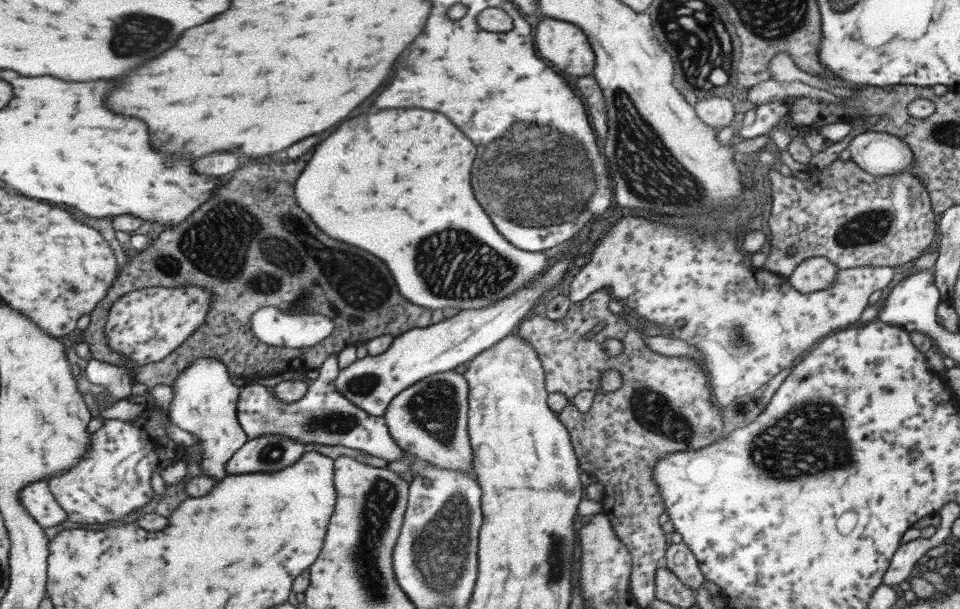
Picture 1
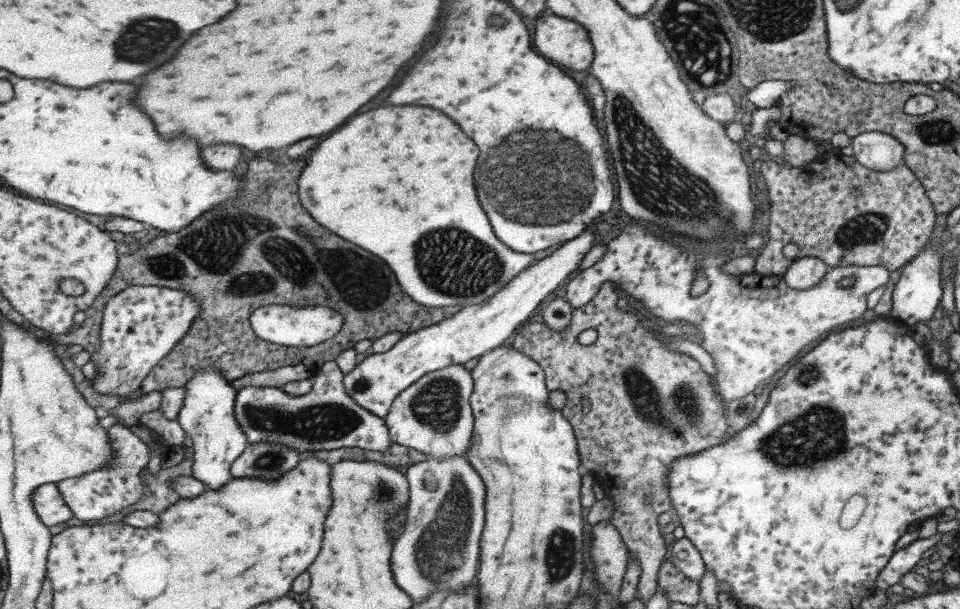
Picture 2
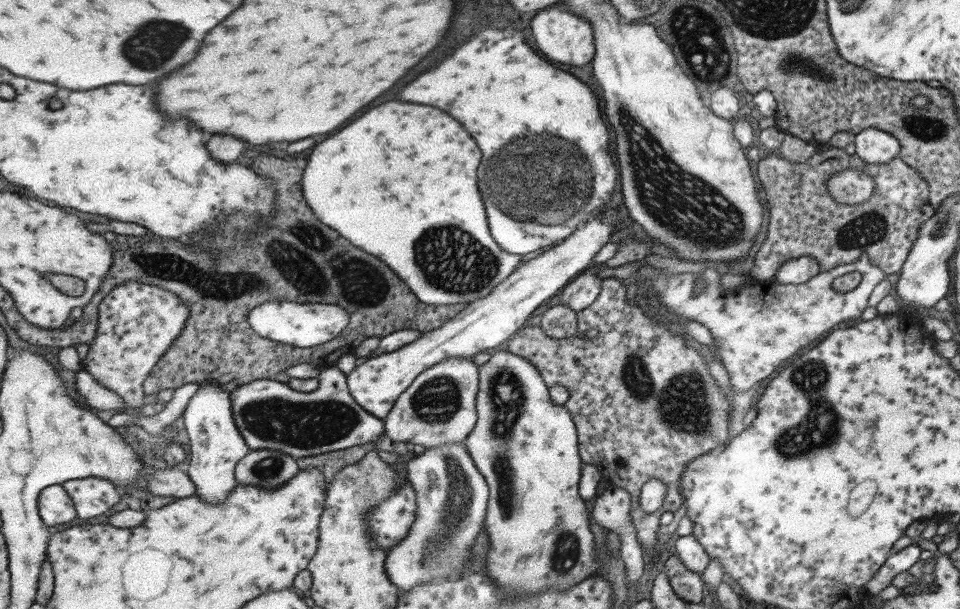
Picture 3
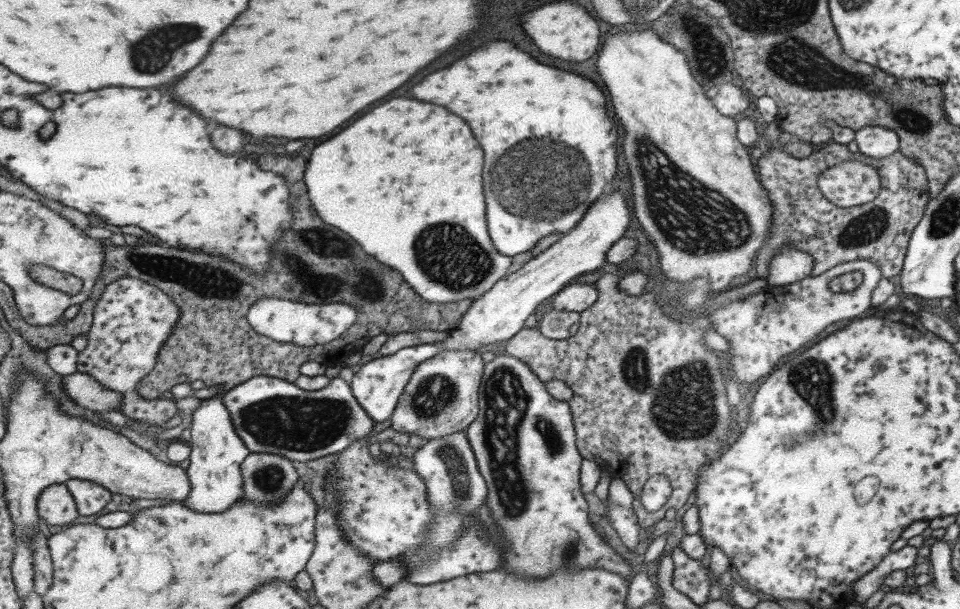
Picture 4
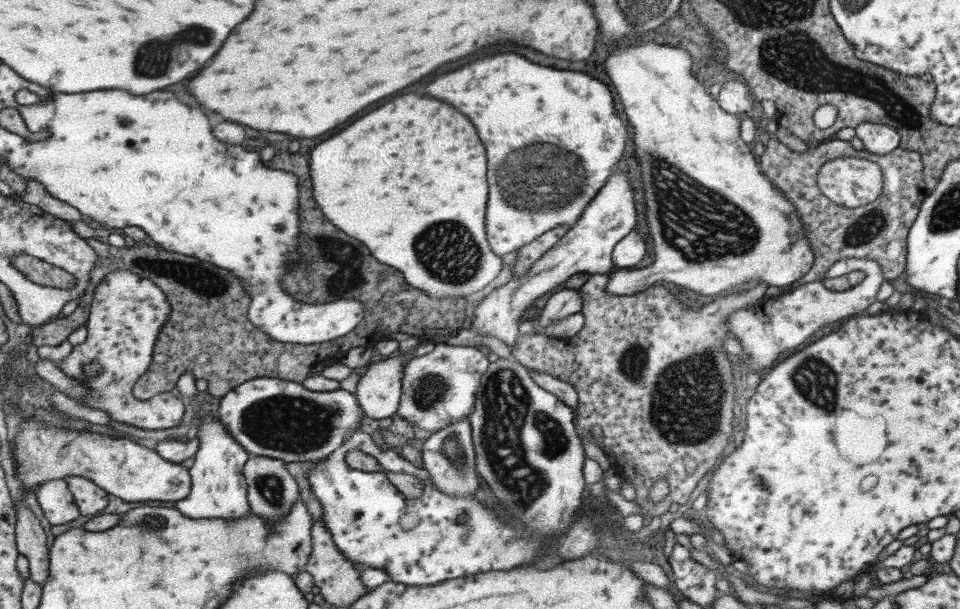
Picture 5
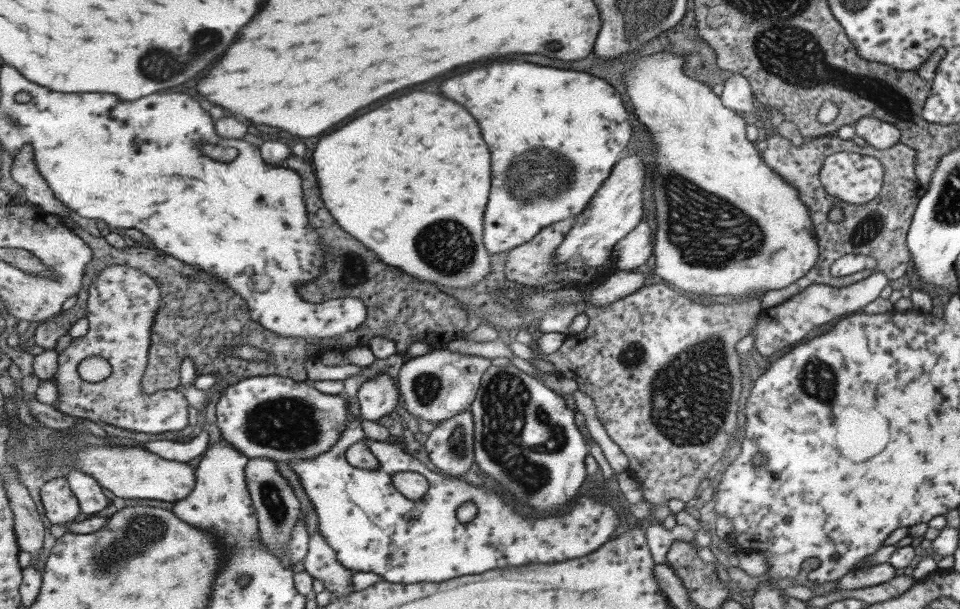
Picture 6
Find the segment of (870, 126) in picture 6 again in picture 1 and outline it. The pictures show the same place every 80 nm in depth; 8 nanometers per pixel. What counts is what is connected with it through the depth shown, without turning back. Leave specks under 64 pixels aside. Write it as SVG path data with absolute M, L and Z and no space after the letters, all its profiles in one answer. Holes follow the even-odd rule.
M864 131L849 139L850 160L867 174L887 176L911 171L914 154L899 137L881 131Z

